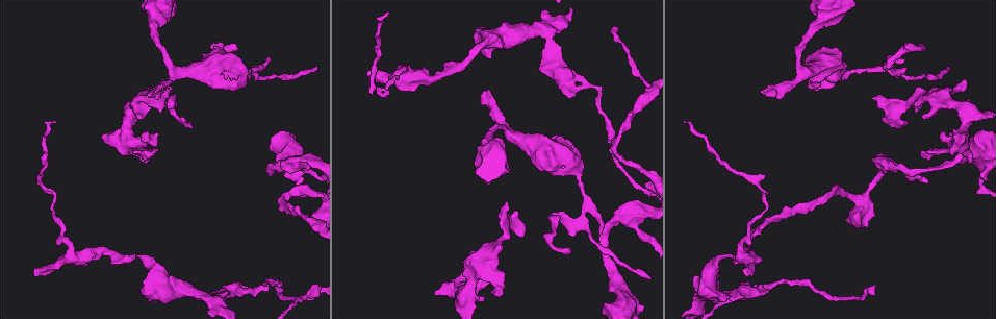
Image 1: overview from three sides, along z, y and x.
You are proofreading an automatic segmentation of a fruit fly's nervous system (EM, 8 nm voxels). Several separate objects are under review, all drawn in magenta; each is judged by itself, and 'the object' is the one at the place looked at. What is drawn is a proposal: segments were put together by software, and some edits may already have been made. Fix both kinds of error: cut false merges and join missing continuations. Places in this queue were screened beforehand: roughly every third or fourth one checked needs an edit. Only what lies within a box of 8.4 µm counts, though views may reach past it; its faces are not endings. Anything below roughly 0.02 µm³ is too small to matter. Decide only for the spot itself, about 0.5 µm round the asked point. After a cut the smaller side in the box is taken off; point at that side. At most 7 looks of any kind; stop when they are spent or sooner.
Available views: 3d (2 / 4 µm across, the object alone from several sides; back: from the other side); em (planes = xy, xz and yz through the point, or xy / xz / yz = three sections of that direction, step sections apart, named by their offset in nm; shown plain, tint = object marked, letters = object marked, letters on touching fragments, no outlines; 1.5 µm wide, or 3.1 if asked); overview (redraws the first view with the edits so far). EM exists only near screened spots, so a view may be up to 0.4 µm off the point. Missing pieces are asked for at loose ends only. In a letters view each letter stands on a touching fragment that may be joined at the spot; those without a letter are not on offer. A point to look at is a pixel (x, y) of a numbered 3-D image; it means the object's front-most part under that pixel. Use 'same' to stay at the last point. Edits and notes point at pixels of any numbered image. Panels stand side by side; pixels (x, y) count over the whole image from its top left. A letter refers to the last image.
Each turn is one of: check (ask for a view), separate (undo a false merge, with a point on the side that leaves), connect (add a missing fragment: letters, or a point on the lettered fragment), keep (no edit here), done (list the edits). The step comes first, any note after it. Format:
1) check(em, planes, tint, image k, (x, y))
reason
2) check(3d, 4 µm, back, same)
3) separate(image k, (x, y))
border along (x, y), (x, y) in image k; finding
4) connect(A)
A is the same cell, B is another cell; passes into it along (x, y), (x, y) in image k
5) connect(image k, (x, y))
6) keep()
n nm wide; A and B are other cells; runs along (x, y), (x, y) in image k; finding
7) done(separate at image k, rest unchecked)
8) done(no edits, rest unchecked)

check(3d, 4 µm, image 1, (497, 292))
branch stops here

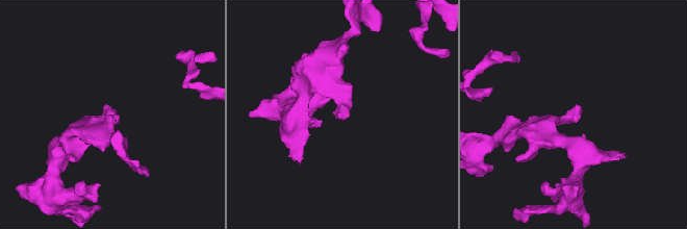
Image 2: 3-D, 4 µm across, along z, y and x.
check(em, yz, step 8, letters, image 2, (577, 105))
shape alone is not enough

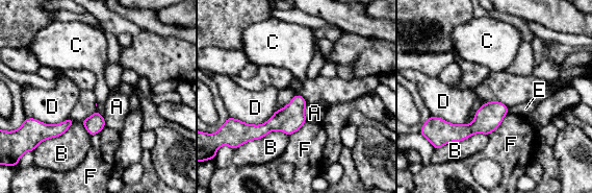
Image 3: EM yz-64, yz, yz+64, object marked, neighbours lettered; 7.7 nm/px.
check(em, planes, letters, same)

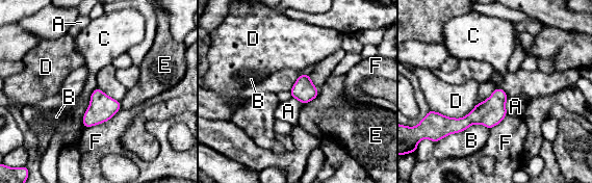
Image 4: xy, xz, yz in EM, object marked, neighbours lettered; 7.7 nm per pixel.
connect(A)
170 nm wide; A is the same cell, B, C, D, E and F are other cells; the cell continues

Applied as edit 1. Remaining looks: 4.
check(em, xz, step 8, letters, image 1, (625, 217))
sudden change in width

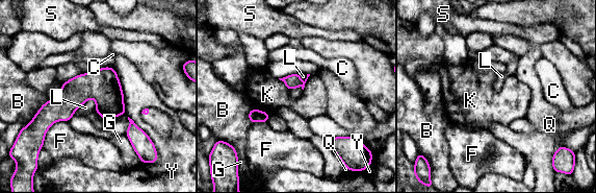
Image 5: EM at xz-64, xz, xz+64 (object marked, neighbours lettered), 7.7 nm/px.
keep()
260 nm wide; B, C, F, G, K, L, Q, S and Y are other cells; border along (96, 100), (88, 98), (73, 115) in image 5; continuous, no second cell

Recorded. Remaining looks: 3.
check(3d, 2 µm, image 1, (230, 289))
abrupt turn

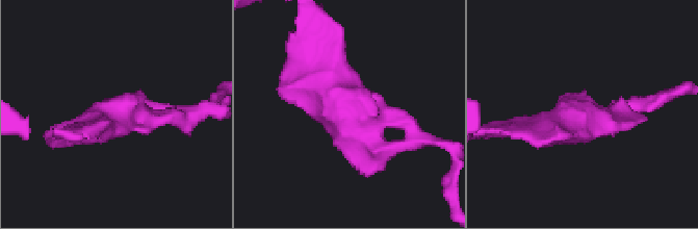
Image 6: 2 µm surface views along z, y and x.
check(em, yz, step 4, tint, image 6, (111, 112))

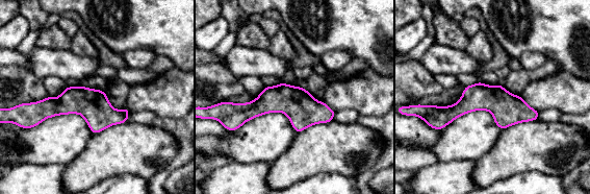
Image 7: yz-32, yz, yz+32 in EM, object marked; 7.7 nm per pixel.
check(em, planes, letters, same)
another direction

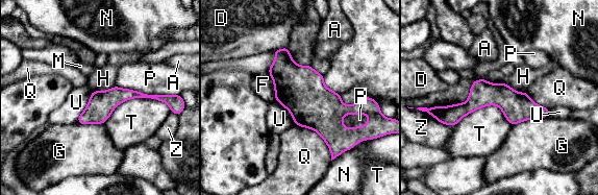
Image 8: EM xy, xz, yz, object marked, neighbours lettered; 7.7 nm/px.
keep()
A, D, F, G, H, M, N, P, Q, T, U and Z are other cells; runs along (439, 108), (506, 98), (546, 113) in image 8; all the same cell

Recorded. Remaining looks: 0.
done(connect at image 4, rest unchecked)

